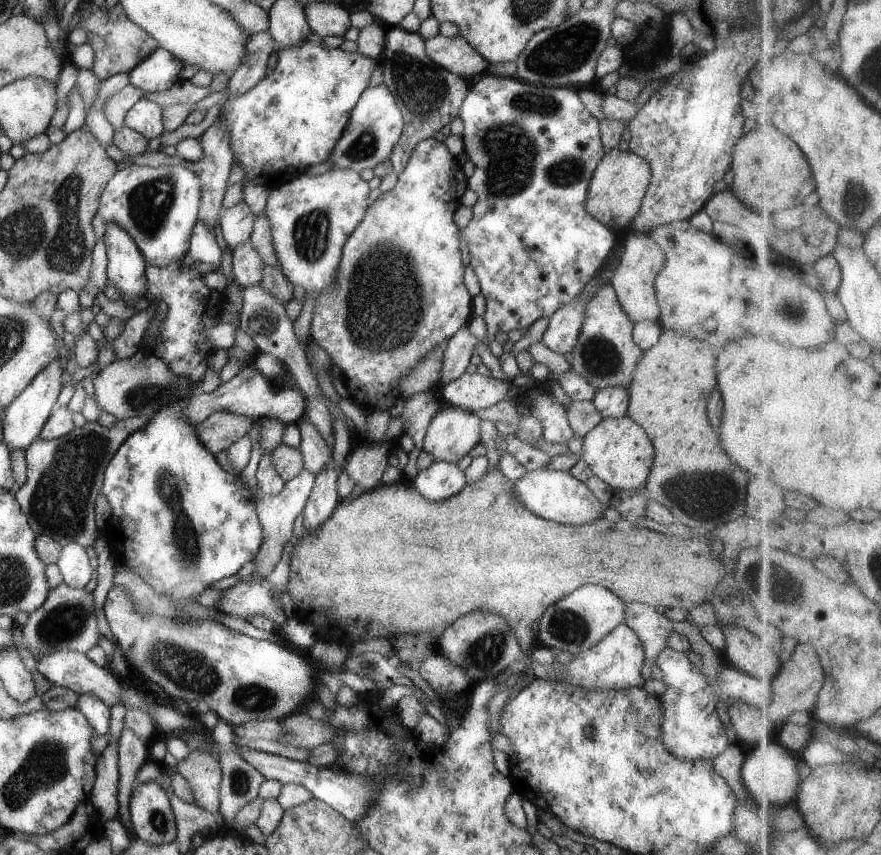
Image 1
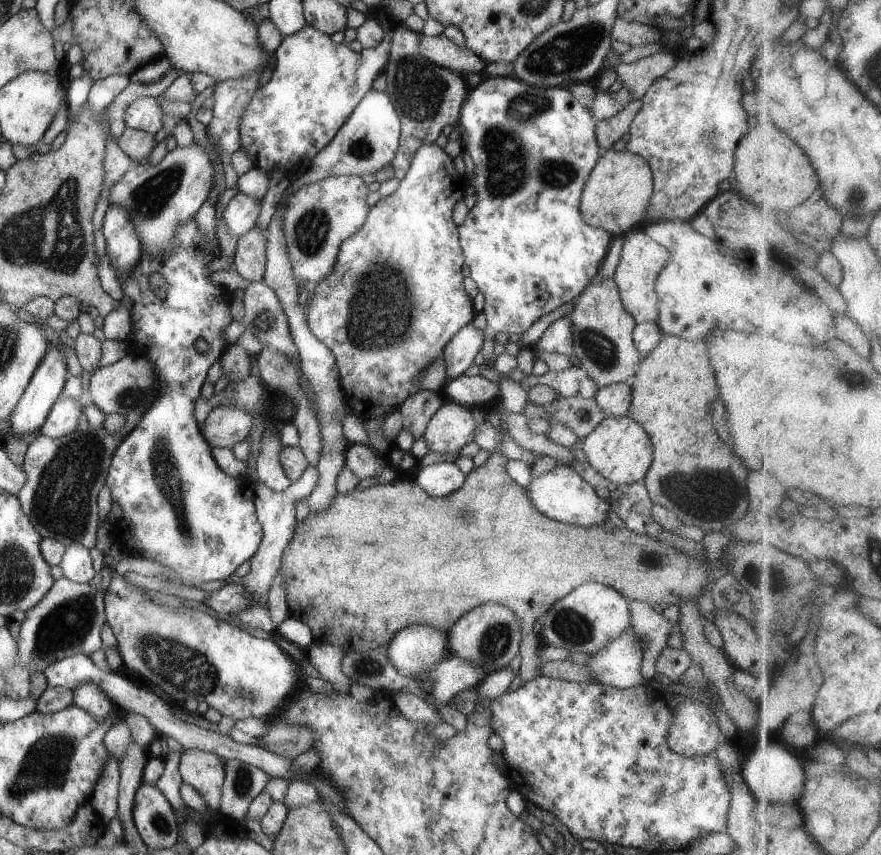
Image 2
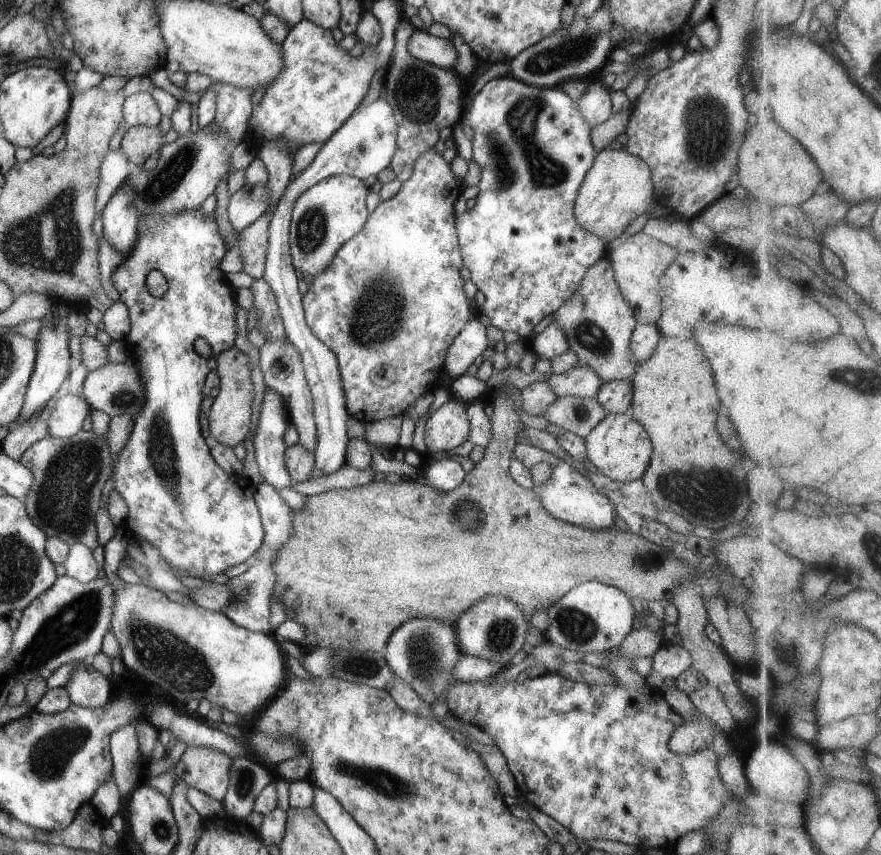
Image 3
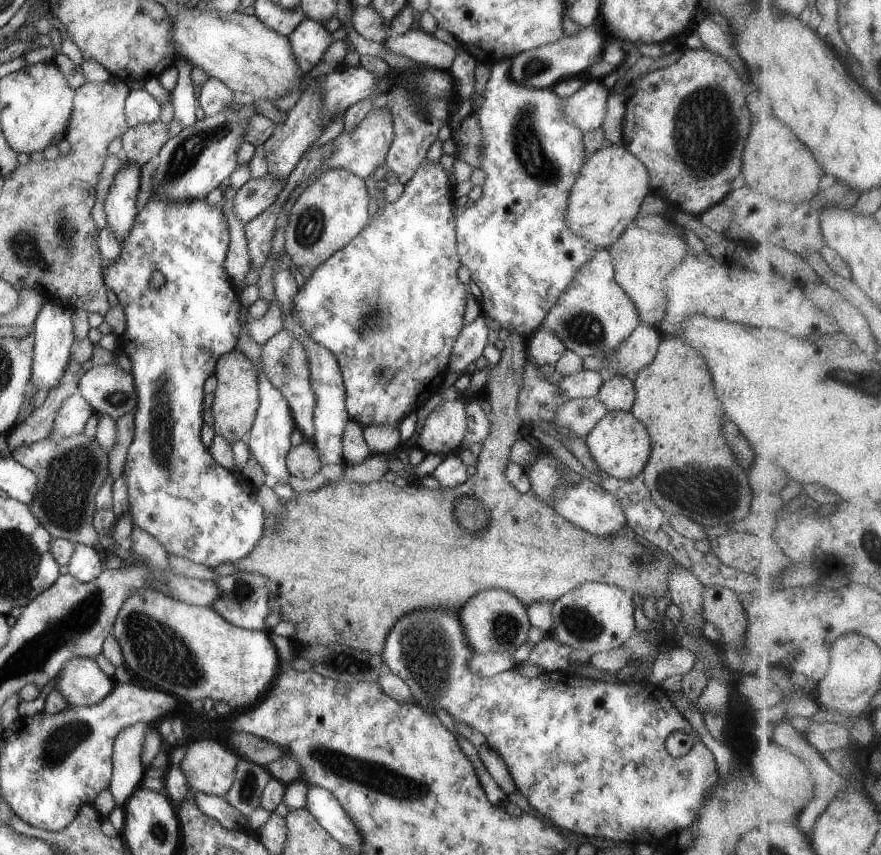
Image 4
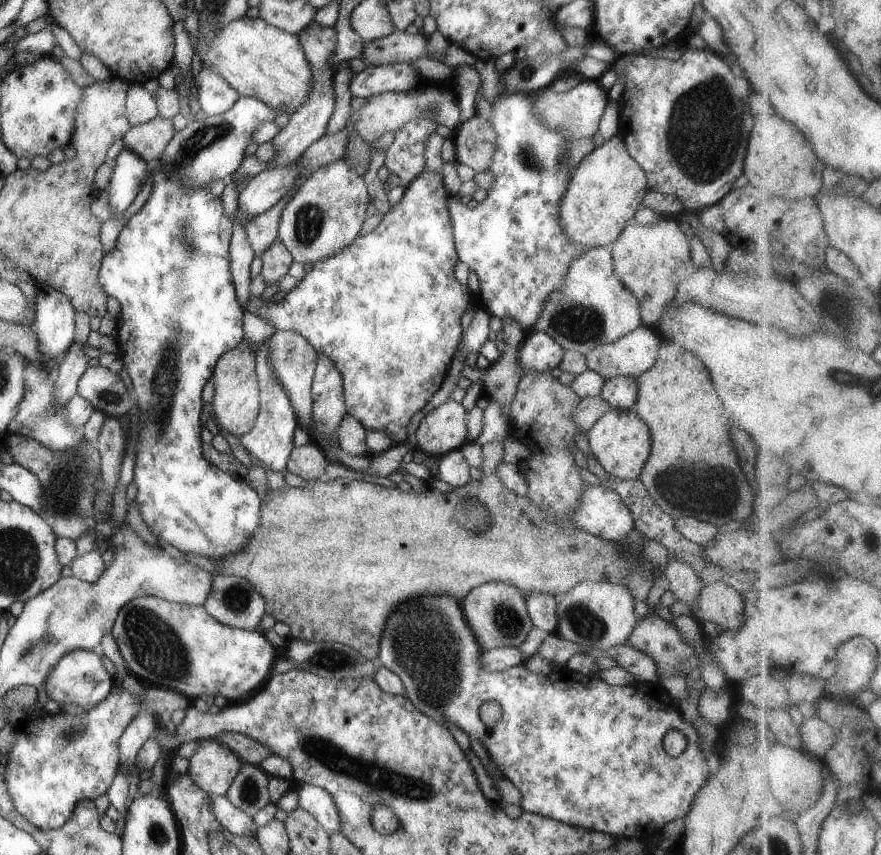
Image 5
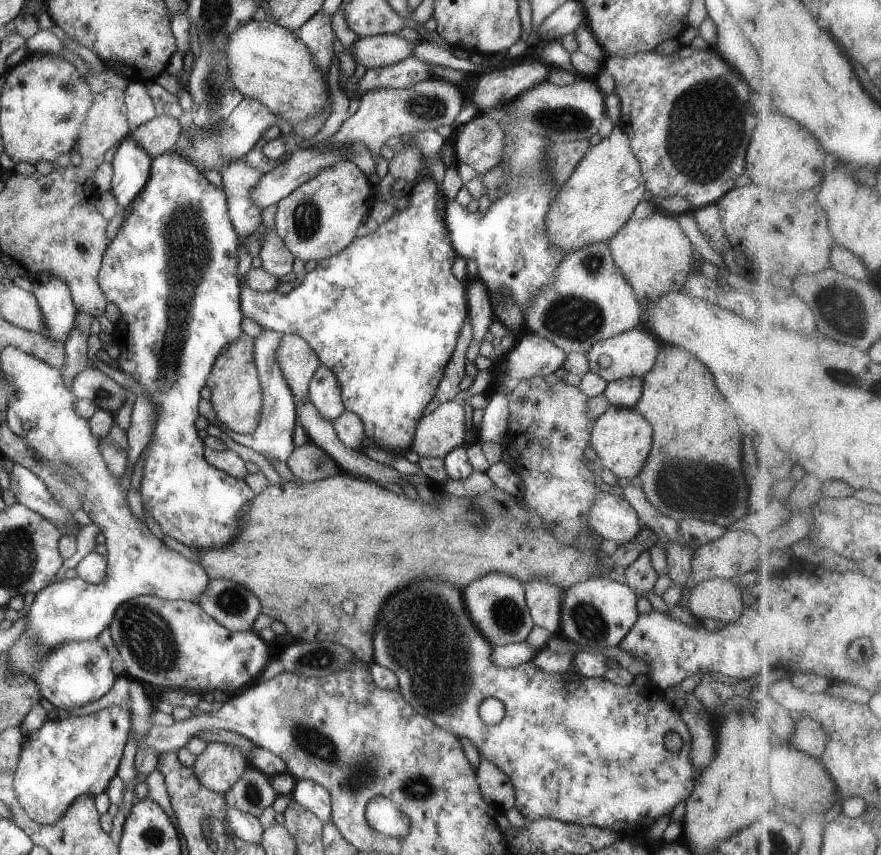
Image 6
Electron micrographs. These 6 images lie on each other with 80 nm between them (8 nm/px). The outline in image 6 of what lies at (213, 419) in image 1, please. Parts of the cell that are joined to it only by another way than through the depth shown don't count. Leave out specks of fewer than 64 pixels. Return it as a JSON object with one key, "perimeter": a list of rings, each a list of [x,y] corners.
{"perimeter":[[[244,333],[232,344],[226,344],[220,350],[205,385],[211,387],[210,402],[218,420],[228,429],[242,435],[256,430],[256,426],[260,423],[262,409],[262,388],[260,388],[258,372],[256,372],[253,346],[254,339]]]}

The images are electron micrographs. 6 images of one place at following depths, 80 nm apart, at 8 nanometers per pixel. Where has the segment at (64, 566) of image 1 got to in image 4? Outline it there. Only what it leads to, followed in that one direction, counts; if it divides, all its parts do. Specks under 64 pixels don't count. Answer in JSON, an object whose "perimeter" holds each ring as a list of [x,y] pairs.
{"perimeter":[[[76,543],[74,548],[74,554],[72,554],[70,562],[68,562],[68,575],[84,584],[98,578],[104,571],[98,548],[79,543]]]}

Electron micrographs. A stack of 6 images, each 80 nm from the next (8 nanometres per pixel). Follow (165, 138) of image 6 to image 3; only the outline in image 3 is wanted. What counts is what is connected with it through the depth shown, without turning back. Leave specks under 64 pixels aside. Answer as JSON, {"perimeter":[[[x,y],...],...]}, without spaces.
{"perimeter":[[[159,126],[127,128],[121,141],[121,152],[133,165],[142,168],[145,162],[161,150],[165,134]]]}

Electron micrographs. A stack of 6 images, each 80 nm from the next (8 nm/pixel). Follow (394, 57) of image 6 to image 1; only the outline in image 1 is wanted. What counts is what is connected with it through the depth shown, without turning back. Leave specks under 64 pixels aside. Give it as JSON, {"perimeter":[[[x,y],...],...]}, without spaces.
{"perimeter":[[[438,34],[426,39],[425,53],[434,64],[467,81],[478,74],[484,75],[489,65],[462,36],[447,37]]]}

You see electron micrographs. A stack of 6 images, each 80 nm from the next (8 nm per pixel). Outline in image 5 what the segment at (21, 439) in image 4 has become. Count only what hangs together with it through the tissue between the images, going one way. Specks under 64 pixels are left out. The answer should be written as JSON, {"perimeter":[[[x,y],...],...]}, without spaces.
{"perimeter":[[[82,346],[72,348],[66,352],[60,366],[55,371],[56,382],[54,382],[54,396],[56,396],[56,406],[65,406],[78,392],[78,382],[84,372],[93,365]]]}

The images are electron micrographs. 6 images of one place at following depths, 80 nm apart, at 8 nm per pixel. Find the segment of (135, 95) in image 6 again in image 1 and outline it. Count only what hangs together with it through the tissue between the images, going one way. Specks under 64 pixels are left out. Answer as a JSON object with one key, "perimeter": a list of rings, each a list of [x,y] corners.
{"perimeter":[[[142,98],[126,113],[125,126],[152,140],[164,133],[163,108],[154,101]]]}

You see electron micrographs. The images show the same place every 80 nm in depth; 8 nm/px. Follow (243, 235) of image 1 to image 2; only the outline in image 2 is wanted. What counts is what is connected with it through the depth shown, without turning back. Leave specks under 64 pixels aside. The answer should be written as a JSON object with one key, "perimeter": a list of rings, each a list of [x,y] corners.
{"perimeter":[[[239,191],[231,198],[222,212],[229,233],[238,238],[257,224],[261,213],[260,201],[252,195]]]}

